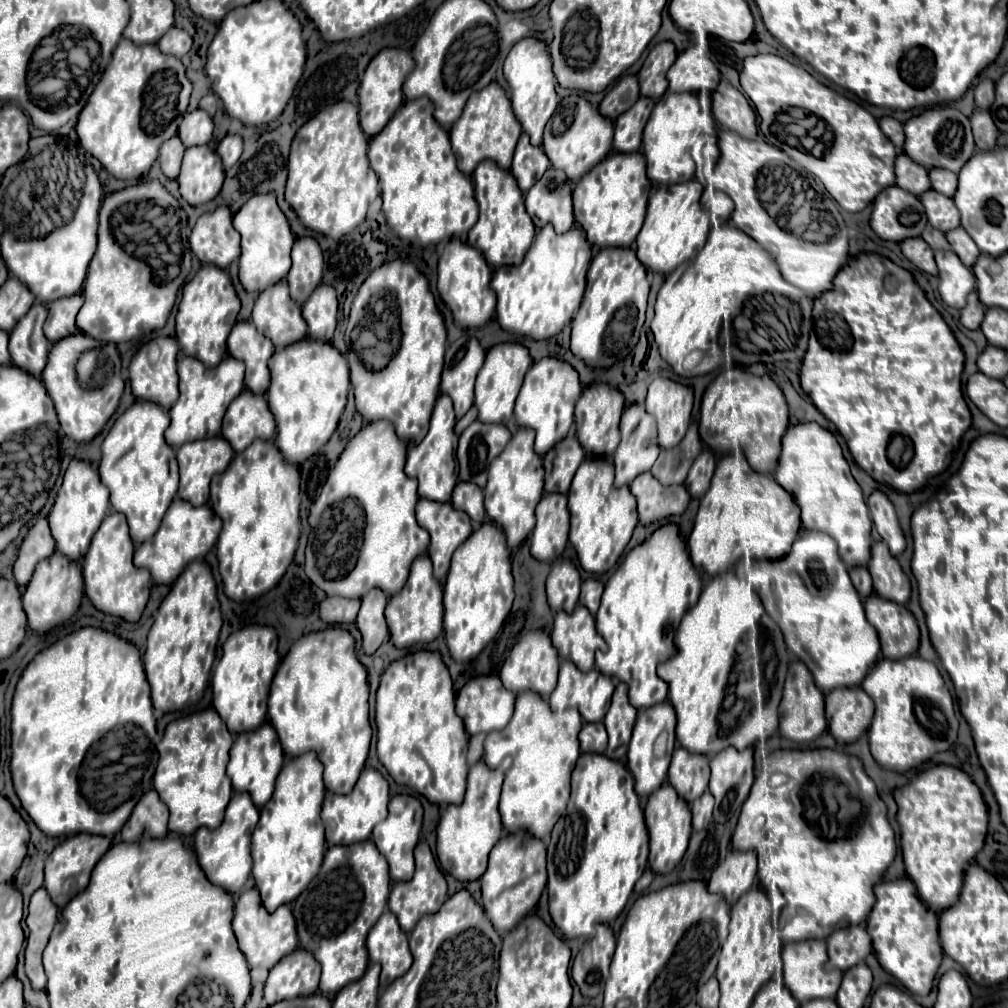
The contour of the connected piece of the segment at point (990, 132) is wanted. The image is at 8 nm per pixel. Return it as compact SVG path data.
M974 107L972 115L970 115L970 123L972 123L972 131L974 131L974 141L978 149L992 149L996 145L996 137L998 137L998 129L990 117L990 113L986 109Z

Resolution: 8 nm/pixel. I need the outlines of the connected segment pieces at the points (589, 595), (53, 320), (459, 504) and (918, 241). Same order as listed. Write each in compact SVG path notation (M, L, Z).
M586 579L582 583L582 591L580 591L580 603L584 607L588 607L592 611L592 615L596 613L598 605L600 605L600 597L602 597L602 591L604 591L604 585L596 579Z
M80 293L52 301L48 305L48 319L44 323L44 335L54 343L62 337L76 333L78 327L76 327L74 319L82 305L84 305L84 297Z
M460 481L452 491L452 505L470 515L474 525L480 525L486 519L484 511L484 493L472 481Z
M908 237L900 243L902 253L922 271L936 275L936 263L934 263L934 251L930 251L930 245L922 237Z

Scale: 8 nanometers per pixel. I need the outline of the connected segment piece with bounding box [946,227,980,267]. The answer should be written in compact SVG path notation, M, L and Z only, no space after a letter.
M956 227L952 231L946 233L946 239L952 247L952 251L960 257L960 261L966 265L966 267L972 267L976 257L978 257L978 249L976 249L976 243L972 241L972 237L968 237L968 233L962 229L962 227Z

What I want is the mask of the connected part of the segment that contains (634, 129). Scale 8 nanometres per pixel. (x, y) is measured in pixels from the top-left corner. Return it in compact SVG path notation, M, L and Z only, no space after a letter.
M638 97L638 101L624 111L620 117L616 117L614 121L614 151L620 153L632 153L640 149L640 141L642 141L642 129L644 129L644 121L648 119L648 113L652 111L652 105L656 101L652 97Z

